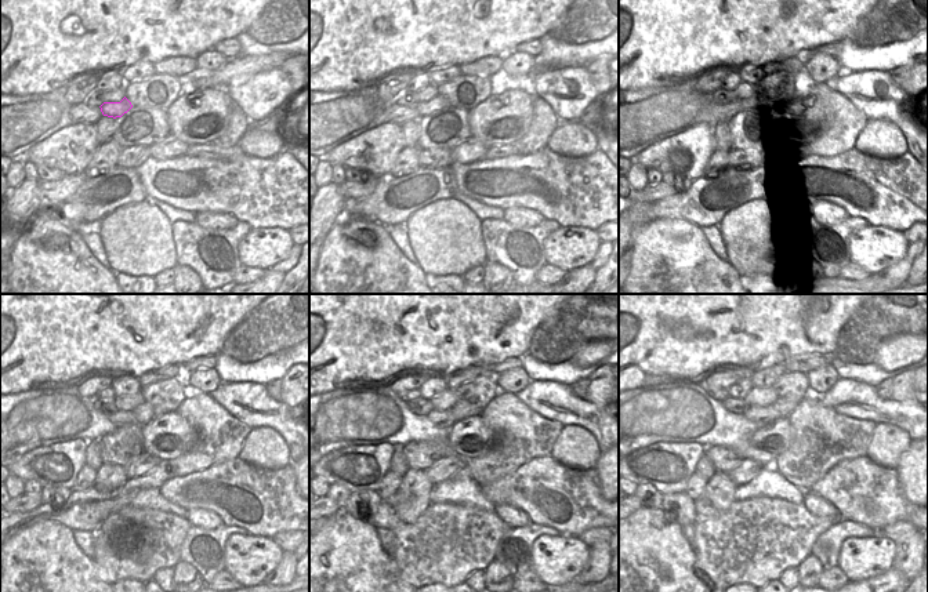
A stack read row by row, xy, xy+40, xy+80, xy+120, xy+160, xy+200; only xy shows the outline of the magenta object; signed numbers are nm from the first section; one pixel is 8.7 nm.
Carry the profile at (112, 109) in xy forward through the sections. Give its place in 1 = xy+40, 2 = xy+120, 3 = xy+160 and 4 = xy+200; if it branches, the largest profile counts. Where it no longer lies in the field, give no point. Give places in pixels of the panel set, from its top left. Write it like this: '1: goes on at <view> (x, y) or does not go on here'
1: goes on at xy+40 (438, 102)
2: goes on at xy+120 (144, 413)
3: goes on at xy+160 (463, 409)
4: goes on at xy+200 (783, 406)

